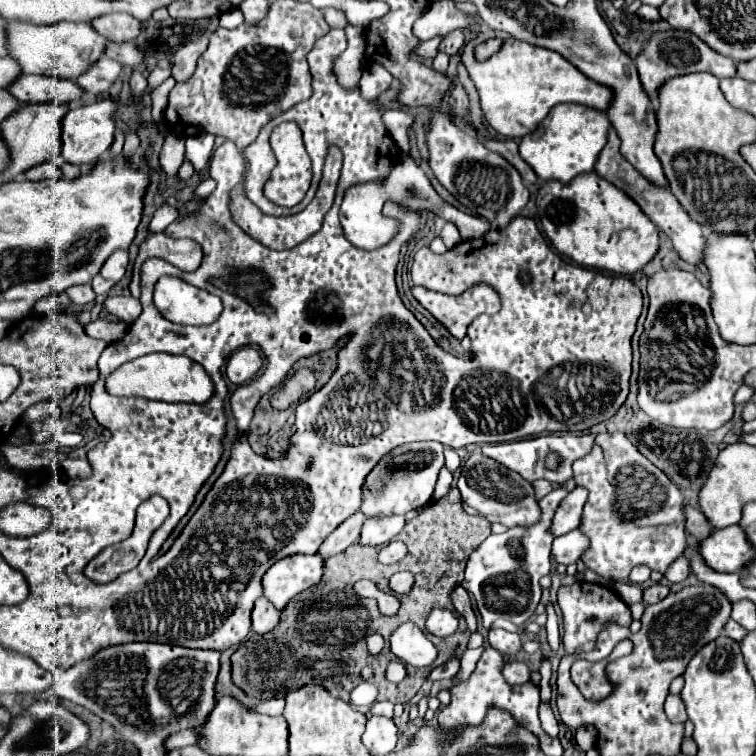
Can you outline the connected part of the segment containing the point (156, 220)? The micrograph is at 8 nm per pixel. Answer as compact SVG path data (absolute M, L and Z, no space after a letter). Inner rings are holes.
M163 204L163 206L155 212L155 216L153 216L153 220L151 220L151 224L149 224L149 232L163 232L177 216L179 216L177 208L173 208L173 206L169 206L169 204Z

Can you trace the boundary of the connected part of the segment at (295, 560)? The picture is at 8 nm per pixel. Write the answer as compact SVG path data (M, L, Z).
M295 554L275 562L263 576L263 596L275 606L283 608L299 592L319 584L323 574L323 560L317 554Z

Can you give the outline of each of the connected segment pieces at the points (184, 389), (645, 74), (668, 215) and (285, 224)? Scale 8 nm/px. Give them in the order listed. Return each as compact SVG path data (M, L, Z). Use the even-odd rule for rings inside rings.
M148 354L127 362L113 372L107 392L117 396L143 396L163 402L207 402L213 396L213 384L207 372L193 360L173 354Z
M681 28L653 32L651 38L645 42L643 50L637 54L635 64L639 70L639 78L643 82L643 88L653 102L657 100L657 88L673 76L683 76L683 74L691 74L691 72L711 72L717 78L725 78L725 76L737 74L735 62L731 58L721 56L719 52L709 48L701 38L697 38L693 32L681 30Z
M611 128L611 130L609 130L607 144L605 144L605 148L601 150L601 154L599 154L599 158L597 158L595 174L601 176L601 178L605 178L605 180L609 180L609 182L615 184L617 188L621 188L625 194L629 194L629 196L641 206L641 210L653 220L653 224L671 238L675 250L679 252L679 256L681 256L683 260L687 260L687 262L691 262L691 264L699 264L699 262L701 262L701 250L703 250L703 246L705 246L705 244L703 244L703 242L705 242L705 236L703 236L701 226L699 226L695 220L689 218L689 214L681 208L681 204L671 196L669 190L657 190L657 188L653 188L635 168L631 168L631 164L621 156L619 144L621 144L621 140L619 140L619 136L617 136L617 134L613 132L613 128Z
M331 146L323 164L323 176L317 188L315 198L309 202L309 206L295 214L295 216L287 216L287 218L275 218L275 216L265 216L247 196L245 192L231 192L229 198L229 210L231 210L231 218L233 222L243 228L243 232L247 232L253 240L261 242L263 246L271 248L271 250L287 250L287 248L295 248L297 244L301 244L303 240L307 240L311 234L315 234L321 228L323 216L327 214L327 210L333 204L333 196L335 196L335 188L337 188L337 180L339 180L339 172L341 172L341 164L343 164L343 154L339 148Z

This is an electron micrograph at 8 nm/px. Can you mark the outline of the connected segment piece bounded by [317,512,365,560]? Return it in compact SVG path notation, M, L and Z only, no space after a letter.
M361 512L353 514L349 520L345 520L345 522L319 546L317 554L319 554L323 560L327 560L327 558L343 552L347 546L351 546L351 544L357 540L359 528L361 528L363 520L365 520L365 516L361 516Z

